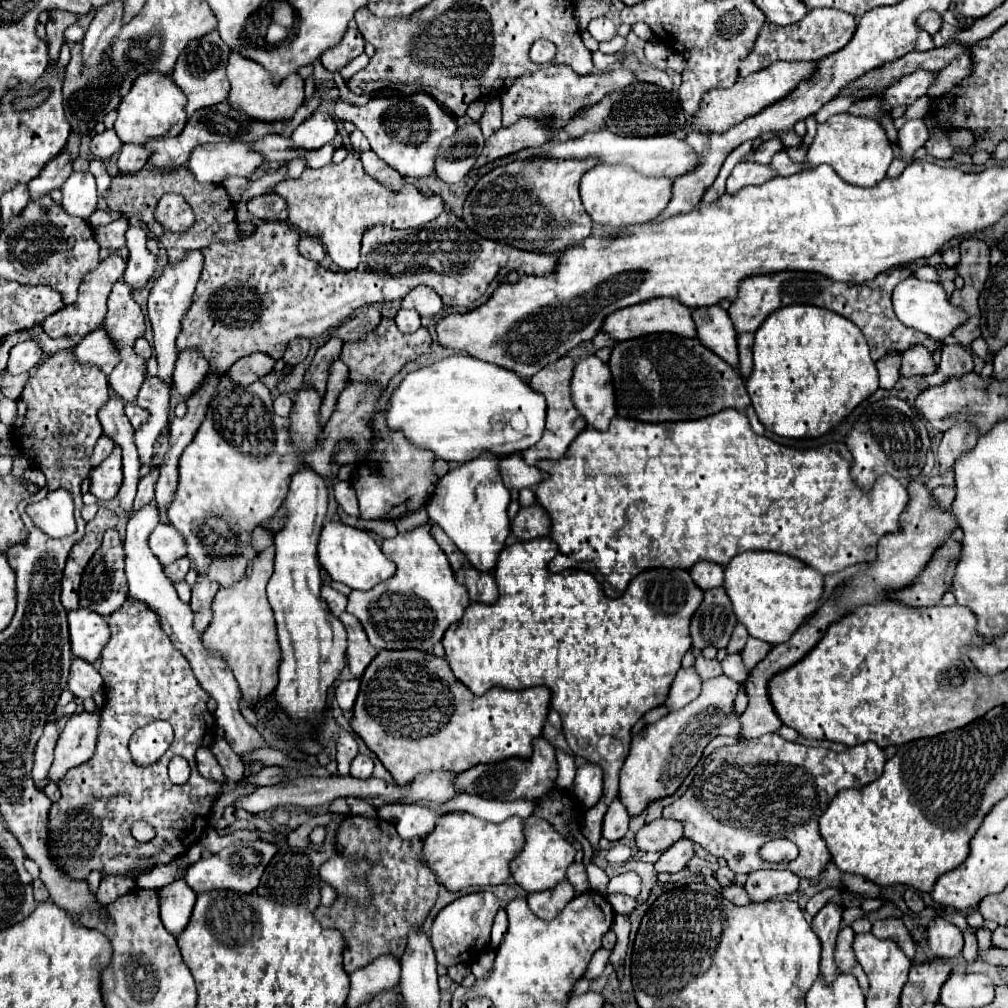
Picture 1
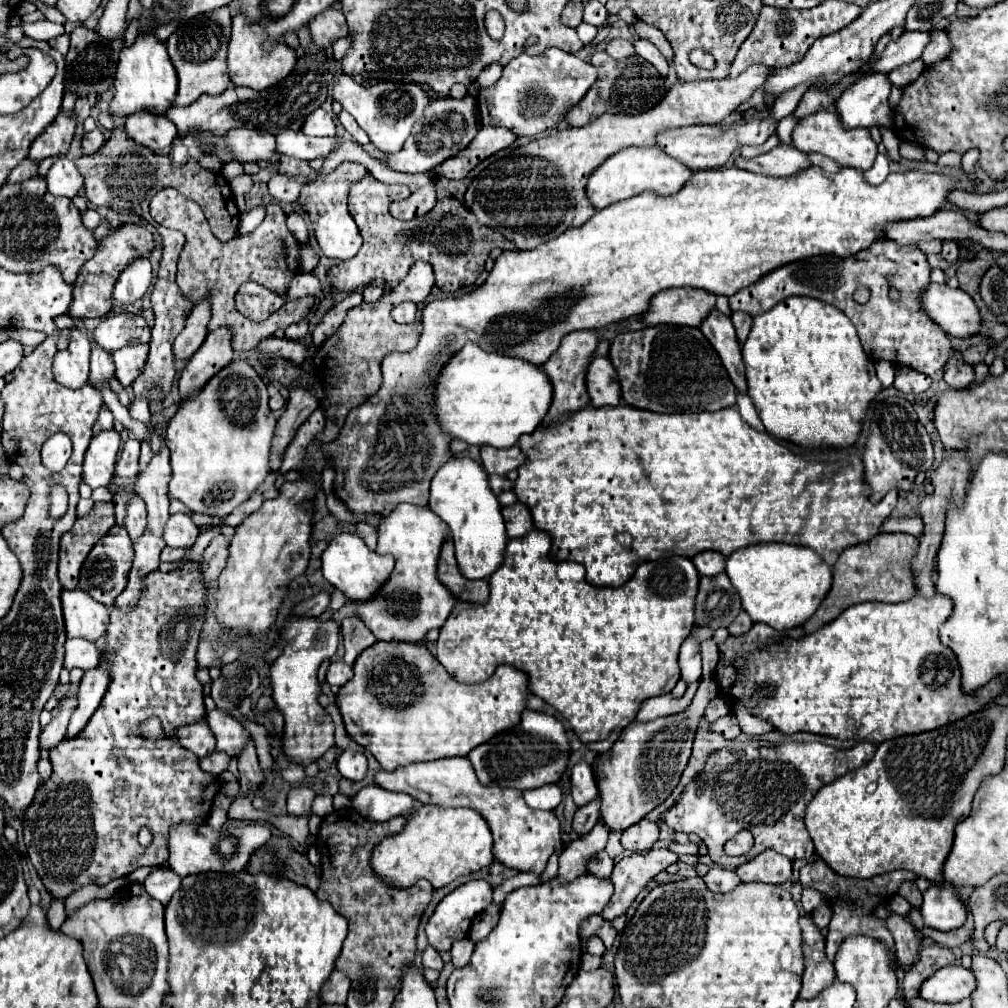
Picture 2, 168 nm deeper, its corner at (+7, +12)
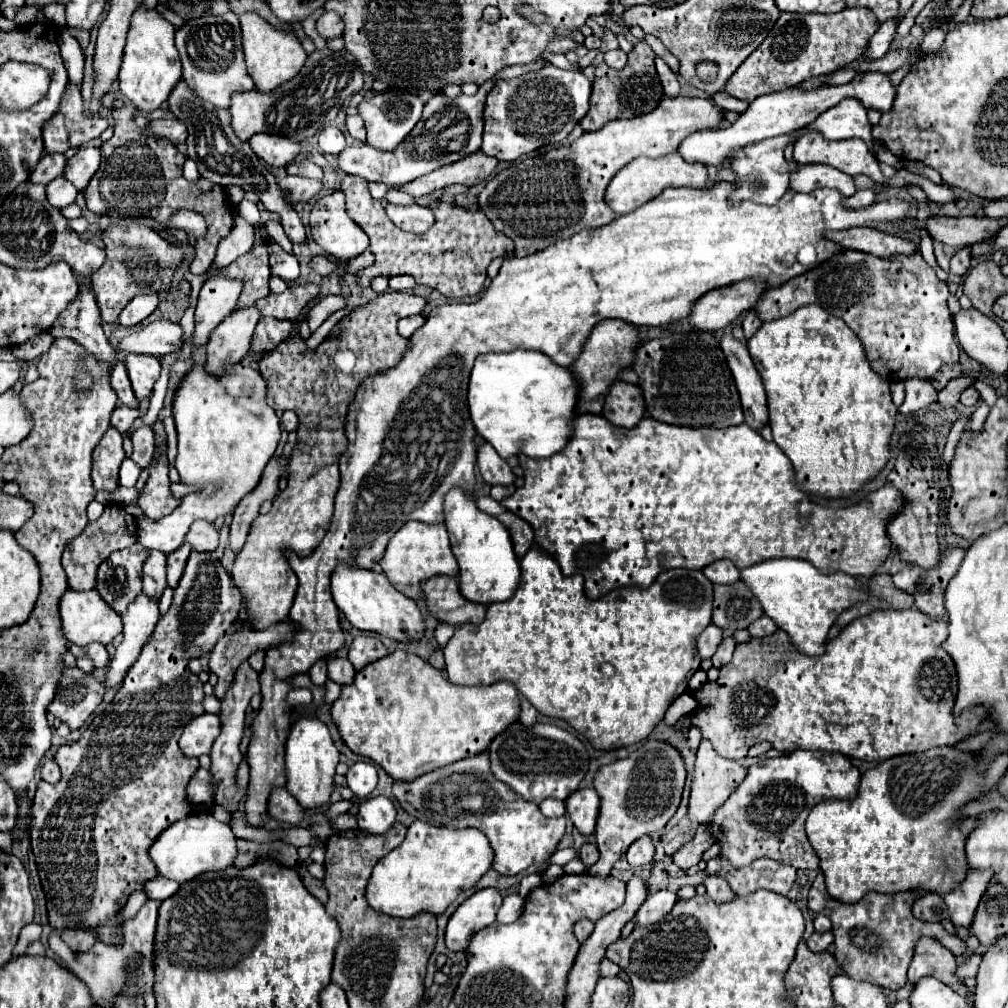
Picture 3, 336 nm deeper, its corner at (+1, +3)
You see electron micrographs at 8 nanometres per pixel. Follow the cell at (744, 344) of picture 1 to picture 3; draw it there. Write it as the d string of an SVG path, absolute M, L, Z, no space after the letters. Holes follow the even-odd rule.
M751 309L747 315L745 315L745 319L743 319L743 333L745 333L745 337L749 339L759 327L761 327L761 319L759 319L759 315Z

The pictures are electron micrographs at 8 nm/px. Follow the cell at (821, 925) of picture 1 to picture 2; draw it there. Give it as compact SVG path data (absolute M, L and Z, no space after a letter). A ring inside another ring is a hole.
M805 914L799 924L803 930L803 954L805 954L803 988L799 996L813 998L835 980L835 968L833 962L829 962L825 956L825 936L813 922L811 914Z

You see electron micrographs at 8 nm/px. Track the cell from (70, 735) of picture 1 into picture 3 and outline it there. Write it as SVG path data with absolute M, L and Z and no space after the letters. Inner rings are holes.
M139 595L135 599L135 603L129 605L127 613L123 615L123 643L117 647L117 653L111 661L111 669L105 677L105 687L119 687L119 683L123 681L127 669L137 661L145 641L149 639L149 635L153 633L155 625L159 619L159 607L155 601L151 601L147 595Z

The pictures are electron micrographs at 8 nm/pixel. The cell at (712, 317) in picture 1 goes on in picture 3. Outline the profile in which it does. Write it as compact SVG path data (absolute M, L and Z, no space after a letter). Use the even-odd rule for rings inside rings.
M725 335L721 339L721 349L727 357L735 385L739 389L745 423L749 427L755 427L755 431L759 431L769 421L767 395L763 389L763 381L755 369L755 363L747 351L747 345L737 341L733 335Z

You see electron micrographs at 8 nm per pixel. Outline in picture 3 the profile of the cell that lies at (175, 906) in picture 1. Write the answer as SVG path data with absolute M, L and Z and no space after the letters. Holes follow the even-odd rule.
M157 875L157 877L153 877L151 881L145 883L145 893L147 893L147 897L153 899L153 901L157 901L157 903L161 903L161 901L167 899L167 897L171 897L177 889L179 889L179 883L171 881L171 879L165 879L165 877L161 877L161 875Z

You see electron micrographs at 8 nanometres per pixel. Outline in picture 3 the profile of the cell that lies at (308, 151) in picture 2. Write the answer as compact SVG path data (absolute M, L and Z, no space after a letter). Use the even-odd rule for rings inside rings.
M493 79L487 80L473 97L459 95L455 99L449 99L445 93L431 95L425 103L423 115L413 127L413 131L401 141L401 145L393 151L381 151L375 147L369 147L367 143L347 147L339 157L339 167L349 175L361 175L367 181L381 181L393 187L405 185L421 175L427 175L443 165L451 165L455 161L461 161L463 157L475 153L481 149L481 135L483 135L483 111L487 91L493 87Z

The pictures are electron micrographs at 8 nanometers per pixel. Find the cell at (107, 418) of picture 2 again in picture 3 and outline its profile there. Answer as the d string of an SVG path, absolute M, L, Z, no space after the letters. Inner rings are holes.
M119 405L119 407L113 411L113 415L111 415L111 425L117 427L121 433L125 433L137 417L139 417L139 409L131 409L131 407Z

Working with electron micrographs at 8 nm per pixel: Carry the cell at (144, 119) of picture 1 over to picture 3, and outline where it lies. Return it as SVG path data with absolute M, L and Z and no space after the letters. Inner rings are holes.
M139 7L133 13L131 27L127 33L127 45L123 55L123 65L119 71L119 87L121 95L139 107L143 113L151 113L167 101L169 93L181 79L181 61L175 49L175 27L161 15L157 9Z

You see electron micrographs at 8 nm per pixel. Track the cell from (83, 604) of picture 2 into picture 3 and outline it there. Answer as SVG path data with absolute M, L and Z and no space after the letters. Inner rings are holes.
M67 589L65 595L61 597L59 609L61 609L61 621L63 621L63 635L73 645L89 645L93 641L109 645L123 631L121 615L117 615L101 599L97 589L91 589L91 591L73 591L73 589Z

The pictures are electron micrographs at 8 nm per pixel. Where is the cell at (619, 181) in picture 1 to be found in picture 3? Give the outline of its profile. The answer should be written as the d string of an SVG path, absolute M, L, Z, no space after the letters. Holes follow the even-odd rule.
M669 153L657 159L651 157L637 157L631 163L627 163L609 183L607 193L605 193L605 203L617 213L629 213L637 207L641 207L643 203L647 203L649 199L657 197L661 191L665 191L667 187L693 187L693 189L705 189L709 187L709 179L707 179L707 167L701 163L687 163L685 159L681 159L681 155Z

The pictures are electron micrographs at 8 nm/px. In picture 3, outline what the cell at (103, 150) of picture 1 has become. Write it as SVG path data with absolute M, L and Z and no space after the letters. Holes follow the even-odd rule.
M83 145L77 151L77 155L67 161L63 177L67 181L71 181L77 187L77 191L85 191L87 183L91 181L95 171L99 169L99 161L101 161L99 149L91 147L91 145Z

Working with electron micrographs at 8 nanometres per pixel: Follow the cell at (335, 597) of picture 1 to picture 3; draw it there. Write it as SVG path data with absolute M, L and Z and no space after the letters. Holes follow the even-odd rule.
M277 623L263 631L243 627L235 633L225 633L209 657L209 669L219 677L219 683L215 685L215 697L221 701L221 695L225 695L227 687L231 687L237 667L249 659L251 653L257 649L269 649L279 641L289 641L293 637L293 631L295 629L291 623Z

